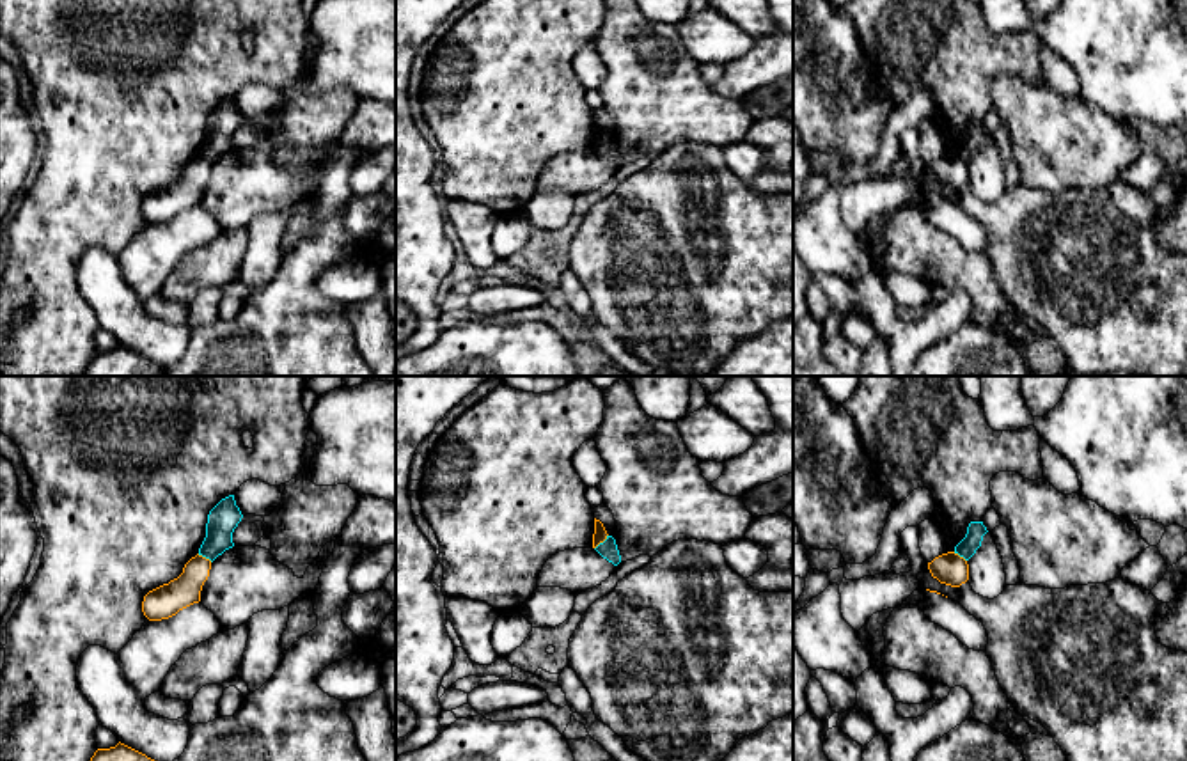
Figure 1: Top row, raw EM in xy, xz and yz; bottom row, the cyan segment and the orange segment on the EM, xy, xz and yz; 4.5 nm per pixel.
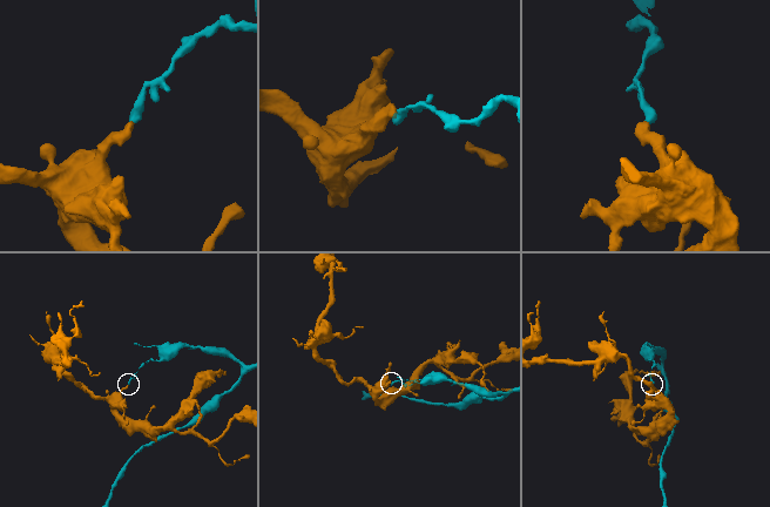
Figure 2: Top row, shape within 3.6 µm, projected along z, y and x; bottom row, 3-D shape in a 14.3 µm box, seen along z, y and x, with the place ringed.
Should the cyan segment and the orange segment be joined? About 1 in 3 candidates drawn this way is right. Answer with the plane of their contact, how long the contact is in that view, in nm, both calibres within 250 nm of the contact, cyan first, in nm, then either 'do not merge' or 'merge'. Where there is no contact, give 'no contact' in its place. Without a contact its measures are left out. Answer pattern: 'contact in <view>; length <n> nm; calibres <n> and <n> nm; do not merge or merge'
contact in xz; length 90 nm; calibres 80 and 70 nm; do not merge

